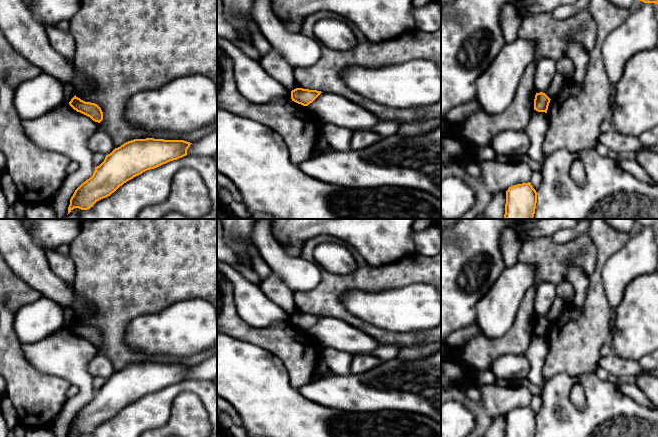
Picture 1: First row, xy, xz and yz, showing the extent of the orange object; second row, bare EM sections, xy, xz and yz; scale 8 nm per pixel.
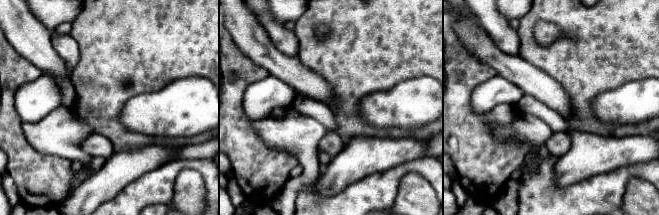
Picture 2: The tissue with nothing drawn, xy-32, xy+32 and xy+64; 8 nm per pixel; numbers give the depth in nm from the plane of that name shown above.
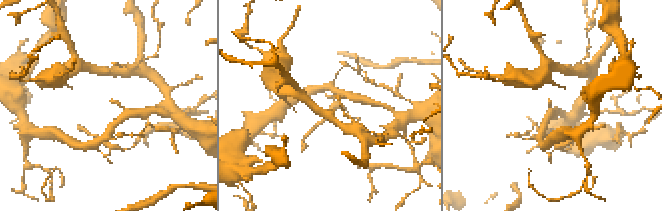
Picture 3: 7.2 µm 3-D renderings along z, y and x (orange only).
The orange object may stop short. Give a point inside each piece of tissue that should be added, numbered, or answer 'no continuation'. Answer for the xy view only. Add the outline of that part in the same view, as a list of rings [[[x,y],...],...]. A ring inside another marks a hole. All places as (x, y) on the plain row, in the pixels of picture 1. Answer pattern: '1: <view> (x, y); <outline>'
no continuation

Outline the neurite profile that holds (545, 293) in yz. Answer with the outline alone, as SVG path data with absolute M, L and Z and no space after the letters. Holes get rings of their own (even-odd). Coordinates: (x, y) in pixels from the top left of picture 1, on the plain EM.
M542 282L535 291L533 310L536 317L545 316L550 310L554 299L557 297L557 288L555 285Z

